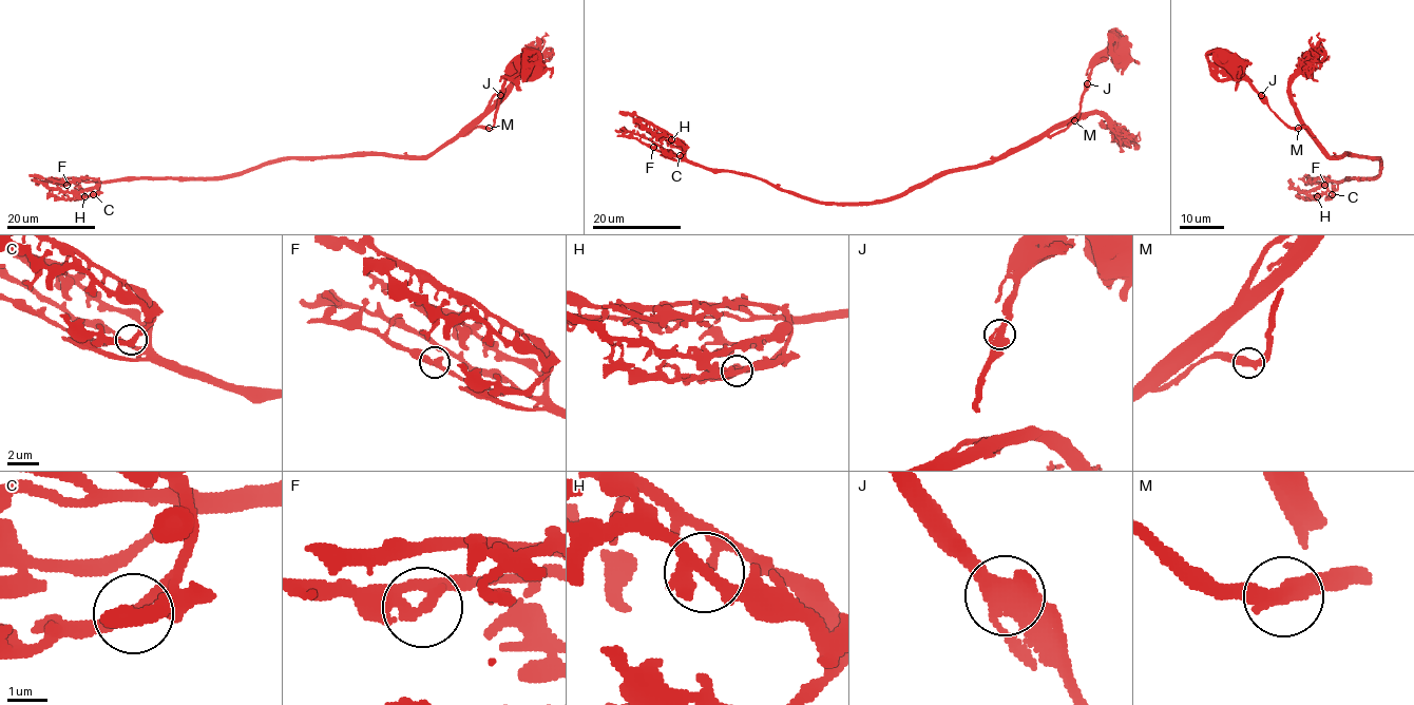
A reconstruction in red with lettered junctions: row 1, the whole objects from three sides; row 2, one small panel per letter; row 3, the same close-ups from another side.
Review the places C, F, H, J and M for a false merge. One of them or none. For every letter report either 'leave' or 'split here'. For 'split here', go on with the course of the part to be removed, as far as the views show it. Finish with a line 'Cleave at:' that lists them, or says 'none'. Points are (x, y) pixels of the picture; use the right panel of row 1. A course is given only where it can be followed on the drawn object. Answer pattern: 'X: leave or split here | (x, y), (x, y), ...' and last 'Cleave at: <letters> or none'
C: leave
F: leave
H: leave
J: leave
M: leave
Cleave at: none

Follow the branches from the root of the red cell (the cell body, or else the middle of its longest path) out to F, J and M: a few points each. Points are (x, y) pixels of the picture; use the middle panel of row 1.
F: (1120, 55), (1108, 53), (1092, 68), (1077, 117), (1065, 130), (935, 174), (889, 199), (821, 203), (653, 147)
J: (1120, 55), (1108, 53), (1092, 68), (1087, 83)
M: (1120, 55), (1108, 53), (1092, 68), (1074, 120)

